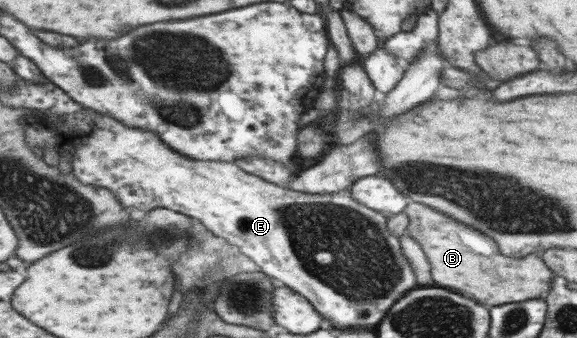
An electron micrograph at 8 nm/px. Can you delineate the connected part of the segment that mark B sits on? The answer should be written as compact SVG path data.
M407 202L403 213L408 216L405 233L420 243L436 285L456 289L458 293L464 293L464 297L476 297L480 305L488 307L541 299L550 291L550 271L536 255L530 253L520 259L504 257L490 237L424 204Z

